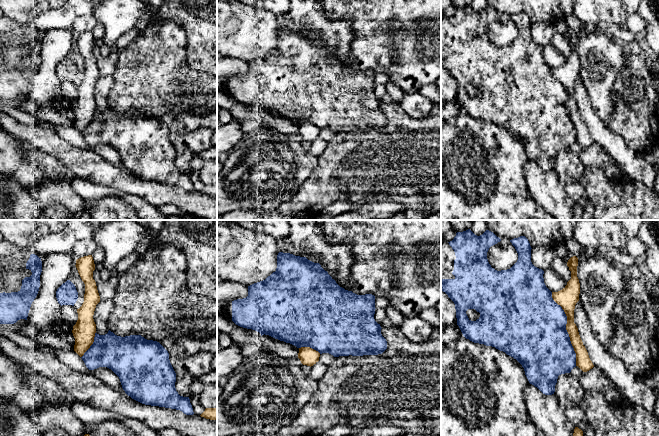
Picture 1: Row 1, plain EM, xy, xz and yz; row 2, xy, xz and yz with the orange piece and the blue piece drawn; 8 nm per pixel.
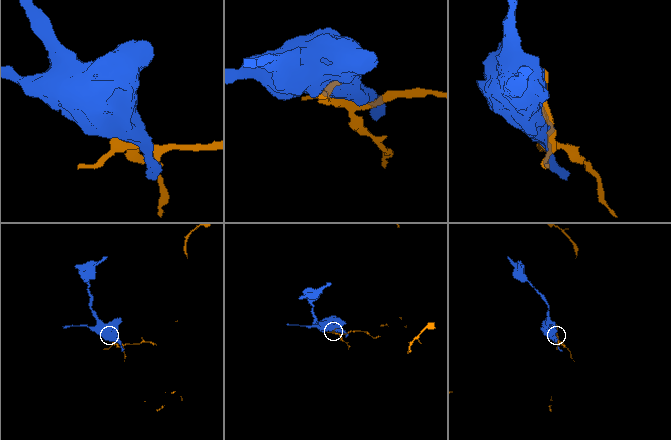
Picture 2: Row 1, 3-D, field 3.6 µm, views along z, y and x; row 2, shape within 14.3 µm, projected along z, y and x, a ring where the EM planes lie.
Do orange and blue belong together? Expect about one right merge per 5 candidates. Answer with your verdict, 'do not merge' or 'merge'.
do not merge

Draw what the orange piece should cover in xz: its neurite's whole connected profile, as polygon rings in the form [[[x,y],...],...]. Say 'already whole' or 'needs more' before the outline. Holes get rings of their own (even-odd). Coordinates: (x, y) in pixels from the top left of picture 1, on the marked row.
already whole; [[[310,347],[299,348],[298,358],[303,365],[313,366],[319,361],[320,353]]]

